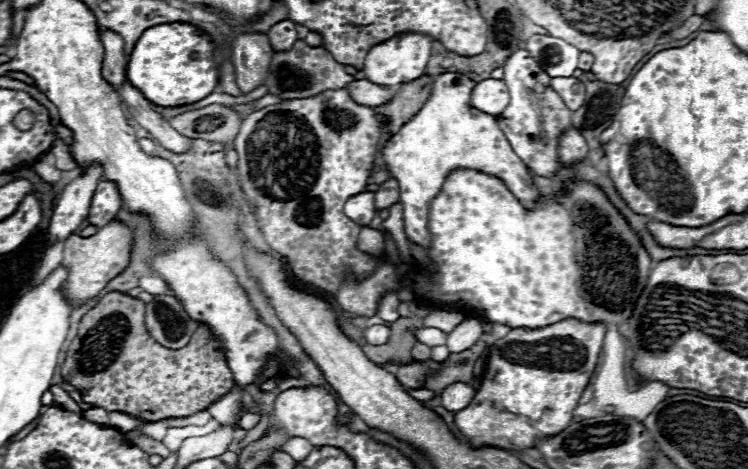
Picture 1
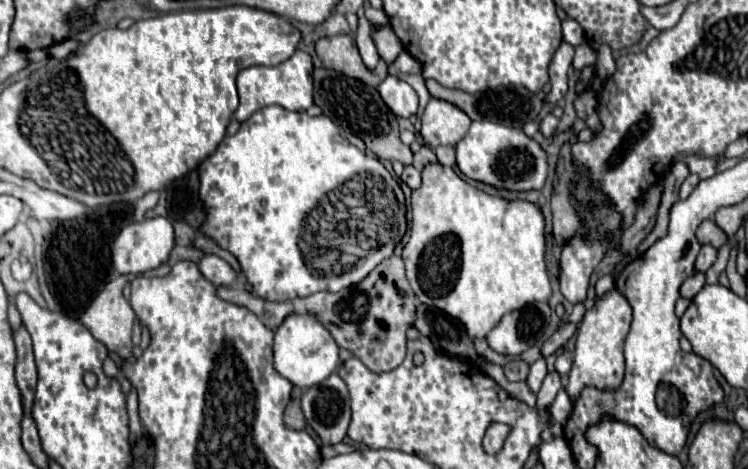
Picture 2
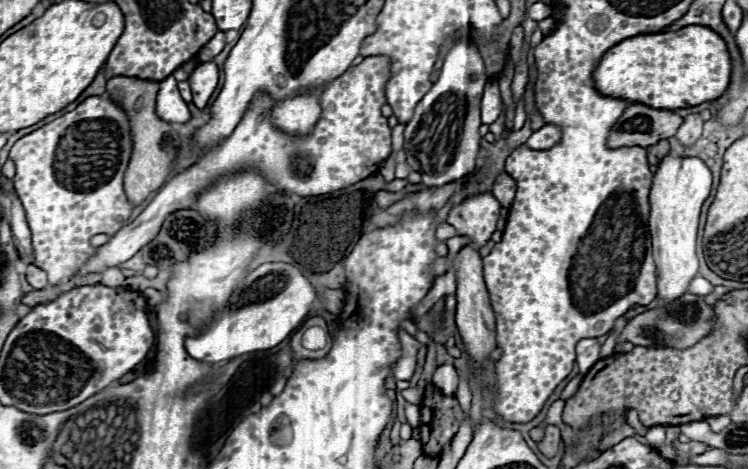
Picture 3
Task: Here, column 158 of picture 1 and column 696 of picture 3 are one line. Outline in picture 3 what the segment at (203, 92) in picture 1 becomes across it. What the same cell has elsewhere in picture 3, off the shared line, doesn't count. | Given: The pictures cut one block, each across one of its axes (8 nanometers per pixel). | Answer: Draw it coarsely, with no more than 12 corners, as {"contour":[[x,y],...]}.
{"contour":[[708,26],[610,48],[602,94],[678,110],[720,98],[732,76]]}

